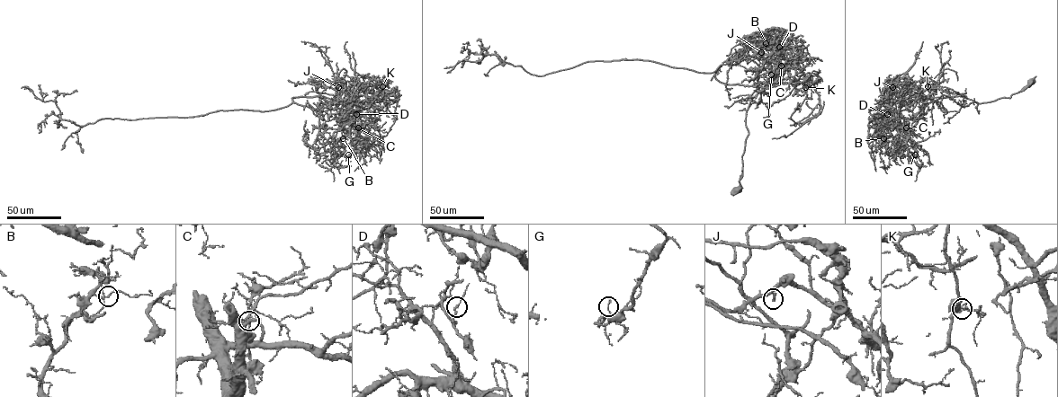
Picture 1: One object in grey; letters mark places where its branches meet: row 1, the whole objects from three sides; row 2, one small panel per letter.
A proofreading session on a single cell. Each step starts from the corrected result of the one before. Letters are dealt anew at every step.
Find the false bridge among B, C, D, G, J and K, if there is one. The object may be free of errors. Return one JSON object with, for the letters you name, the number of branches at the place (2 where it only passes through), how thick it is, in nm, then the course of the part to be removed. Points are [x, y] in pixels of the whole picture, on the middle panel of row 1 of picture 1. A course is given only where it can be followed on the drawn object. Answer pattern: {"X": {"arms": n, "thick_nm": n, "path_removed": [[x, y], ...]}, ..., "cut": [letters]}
{"C": {"arms": 2, "thick_nm": 100, "path_removed": [[781, 66], [781, 63], [793, 57], [790, 58], [812, 83], [821, 110], [786, 136], [772, 138]]}, "cut": ["C"]}

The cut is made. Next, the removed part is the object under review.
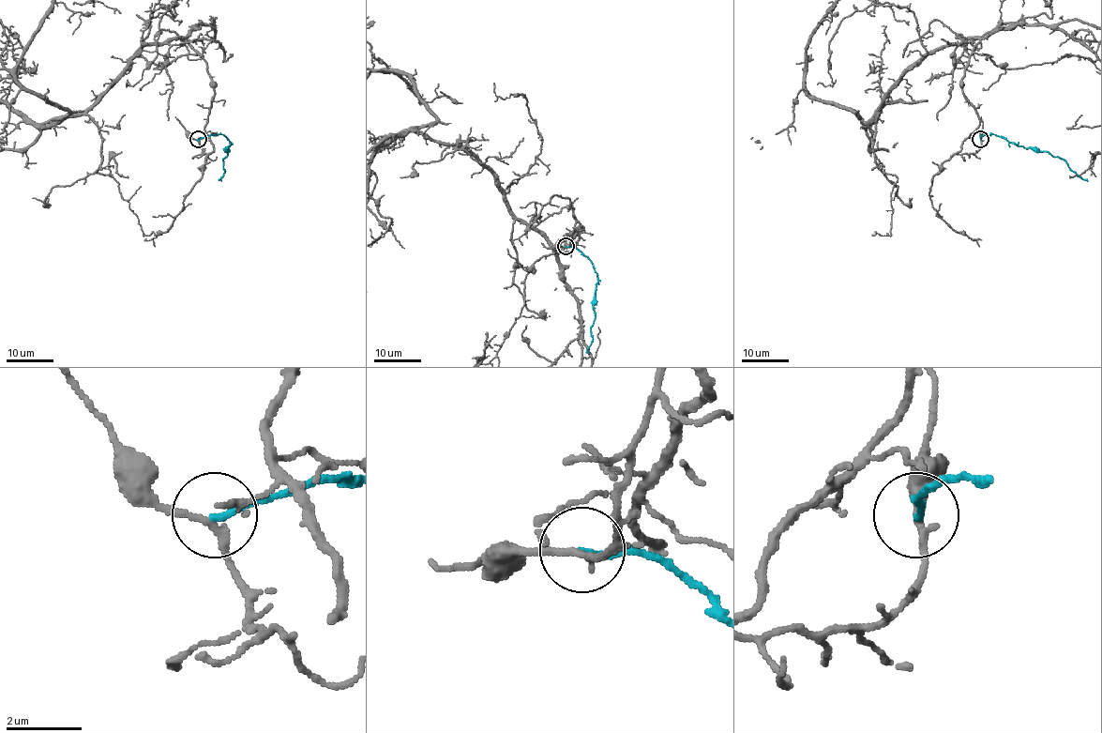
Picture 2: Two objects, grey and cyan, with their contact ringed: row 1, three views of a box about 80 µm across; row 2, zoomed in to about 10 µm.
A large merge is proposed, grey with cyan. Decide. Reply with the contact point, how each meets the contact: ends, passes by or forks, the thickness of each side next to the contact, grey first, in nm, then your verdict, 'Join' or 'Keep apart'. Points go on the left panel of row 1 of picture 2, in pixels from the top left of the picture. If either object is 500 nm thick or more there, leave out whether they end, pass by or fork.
Place: (198, 139). At the ring grey passes by. At the ring cyan ends. Thickness 190 nm (grey) against 170 nm. Keep apart

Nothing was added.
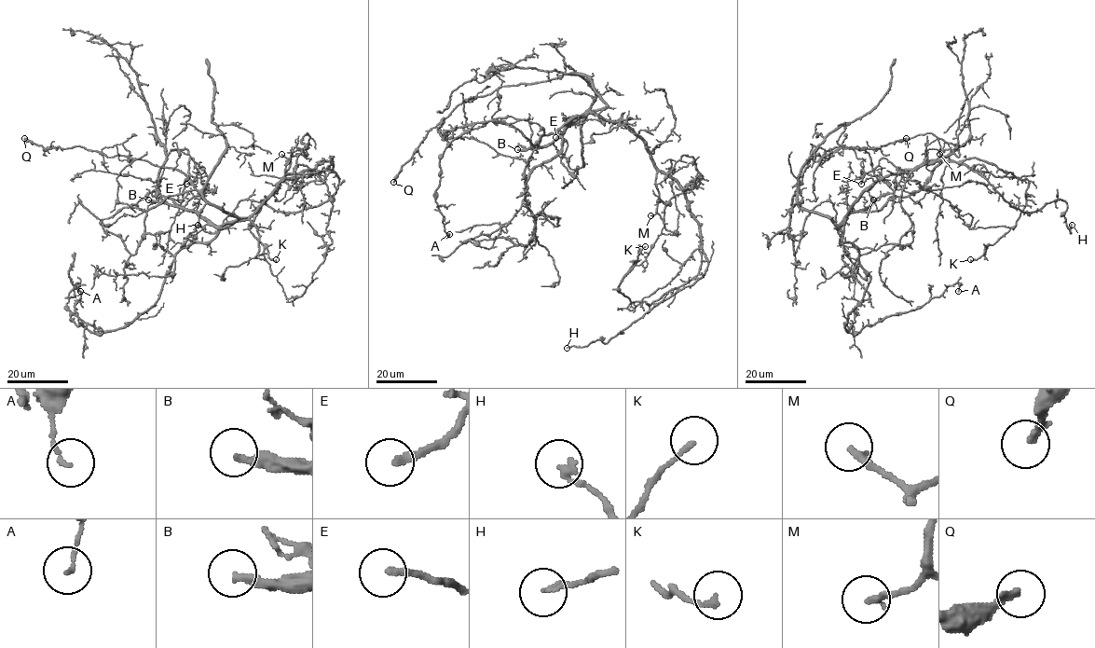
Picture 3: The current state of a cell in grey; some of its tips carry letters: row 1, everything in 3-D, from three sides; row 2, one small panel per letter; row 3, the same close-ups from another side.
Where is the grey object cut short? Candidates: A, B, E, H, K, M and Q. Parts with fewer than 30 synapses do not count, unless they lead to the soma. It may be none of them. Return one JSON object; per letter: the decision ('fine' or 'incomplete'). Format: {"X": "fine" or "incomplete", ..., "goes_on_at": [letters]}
{"A": "fine", "B": "incomplete", "E": "incomplete", "H": "fine", "K": "fine", "M": "fine", "Q": "incomplete", "goes_on_at": ["B", "E", "Q"]}

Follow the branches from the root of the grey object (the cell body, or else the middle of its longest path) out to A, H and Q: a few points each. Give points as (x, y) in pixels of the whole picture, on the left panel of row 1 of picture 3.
A: (248, 215), (182, 248), (157, 300), (122, 327), (95, 334), (77, 325), (67, 303), (76, 282), (80, 291)
H: (248, 215), (289, 173), (332, 163), (337, 189), (322, 204), (280, 212), (241, 199), (215, 233), (198, 225)
Q: (248, 215), (222, 227), (237, 217), (210, 203), (173, 168), (78, 145), (44, 148), (24, 138)

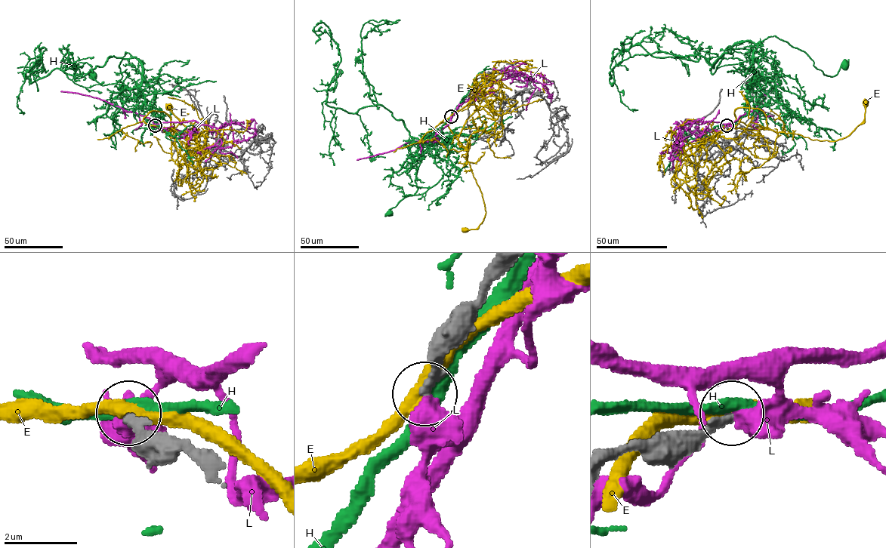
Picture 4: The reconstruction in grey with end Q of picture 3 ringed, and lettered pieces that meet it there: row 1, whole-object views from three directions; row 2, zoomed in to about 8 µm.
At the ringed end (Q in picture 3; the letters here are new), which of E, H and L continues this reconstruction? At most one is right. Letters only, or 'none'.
none

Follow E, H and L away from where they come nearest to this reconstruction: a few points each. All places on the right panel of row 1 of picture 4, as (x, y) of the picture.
E: (726, 126), (736, 119), (736, 109), (759, 108), (767, 126), (777, 132), (836, 141), (864, 119), (865, 103)
H: (727, 125), (748, 112), (753, 50), (768, 37), (776, 36), (804, 50), (825, 75), (835, 76), (844, 66)
L: (727, 126), (686, 119), (680, 127), (683, 124), (682, 144), (675, 145), (689, 136)

